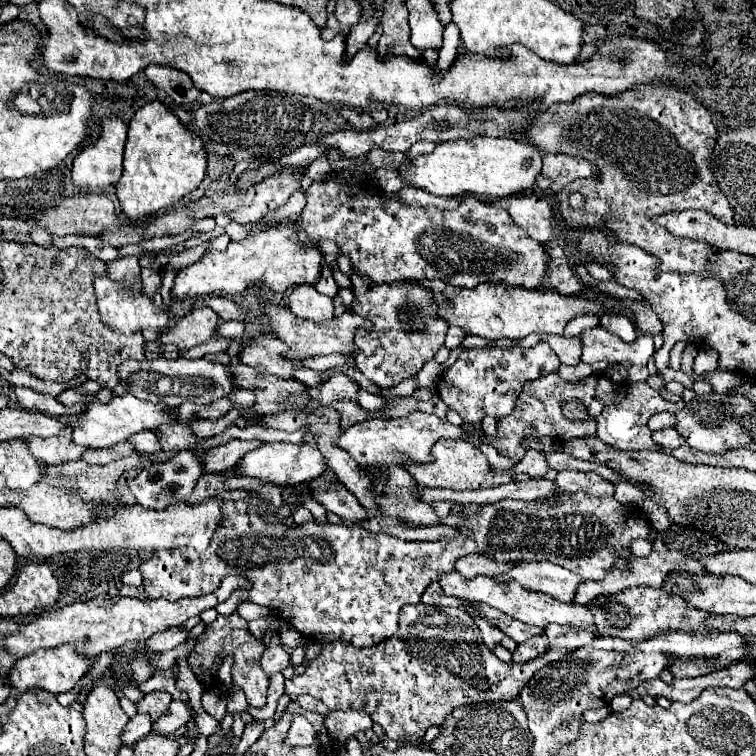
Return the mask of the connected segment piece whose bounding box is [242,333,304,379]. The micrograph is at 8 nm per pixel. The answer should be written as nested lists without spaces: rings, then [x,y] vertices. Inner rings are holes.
[[[266,333],[266,335],[252,339],[244,347],[242,363],[254,367],[260,373],[272,373],[282,379],[294,379],[294,371],[302,369],[304,363],[286,359],[284,357],[286,351],[288,351],[288,347],[284,345],[284,341]]]

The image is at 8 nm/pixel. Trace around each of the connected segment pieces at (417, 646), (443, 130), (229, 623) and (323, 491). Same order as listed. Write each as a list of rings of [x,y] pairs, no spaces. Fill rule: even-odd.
[[[424,603],[416,605],[404,605],[400,609],[400,623],[398,633],[394,633],[388,641],[382,641],[380,645],[360,649],[342,641],[324,643],[320,653],[308,663],[306,671],[302,675],[294,675],[292,679],[286,679],[286,693],[290,695],[312,695],[314,699],[322,701],[330,709],[360,709],[366,711],[374,723],[378,723],[384,733],[404,743],[410,739],[412,743],[422,743],[426,729],[432,725],[442,725],[444,719],[458,709],[460,705],[489,701],[512,701],[518,697],[522,685],[526,685],[540,667],[562,659],[564,655],[572,653],[578,647],[588,645],[594,639],[592,631],[574,631],[568,625],[548,625],[548,653],[544,657],[538,657],[536,661],[528,661],[524,665],[518,663],[502,663],[484,643],[480,629],[476,627],[474,619],[456,607],[430,607]]]
[[[640,85],[620,95],[586,93],[572,103],[552,105],[544,113],[538,103],[520,109],[462,109],[444,103],[436,109],[426,109],[410,121],[376,127],[374,131],[336,131],[322,141],[326,151],[338,149],[344,157],[358,157],[366,155],[372,147],[406,153],[410,145],[418,141],[442,143],[472,139],[476,135],[504,137],[508,131],[526,131],[530,143],[540,151],[564,151],[568,155],[590,159],[598,167],[598,177],[572,181],[556,193],[560,215],[568,225],[574,229],[604,229],[616,241],[652,253],[652,257],[660,261],[660,271],[702,273],[706,277],[712,273],[708,253],[720,253],[720,249],[704,241],[674,237],[670,231],[654,231],[652,223],[654,217],[666,211],[704,209],[726,225],[736,225],[734,211],[716,189],[716,180],[710,169],[710,153],[718,131],[712,123],[710,111],[686,91]],[[572,191],[580,191],[586,197],[584,209],[570,209],[568,193]]]
[[[236,613],[224,617],[224,615],[218,615],[218,619],[214,623],[210,623],[206,627],[206,631],[200,635],[198,639],[198,645],[196,645],[196,651],[192,653],[190,657],[190,663],[192,663],[192,671],[194,673],[200,673],[200,671],[208,671],[212,665],[206,665],[212,663],[218,655],[234,655],[234,667],[232,667],[232,687],[238,687],[238,689],[244,689],[246,693],[246,699],[252,707],[262,707],[266,703],[266,689],[268,689],[268,675],[262,673],[260,669],[260,657],[264,653],[264,645],[262,641],[254,639],[254,635],[248,631],[248,621],[244,621],[242,617],[238,617]]]
[[[326,471],[320,479],[314,479],[310,485],[316,489],[316,501],[326,507],[326,511],[342,517],[344,523],[358,525],[368,519],[364,507],[356,501],[356,497],[348,489],[340,489],[340,485],[324,485],[324,481],[332,481],[332,473]]]

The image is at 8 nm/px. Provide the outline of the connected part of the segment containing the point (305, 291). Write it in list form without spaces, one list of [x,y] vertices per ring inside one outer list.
[[[312,285],[294,287],[288,297],[288,305],[294,315],[314,323],[326,323],[334,317],[332,299],[318,293]]]

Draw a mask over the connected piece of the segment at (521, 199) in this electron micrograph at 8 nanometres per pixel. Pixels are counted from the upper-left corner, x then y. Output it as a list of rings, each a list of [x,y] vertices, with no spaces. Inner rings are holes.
[[[512,195],[494,201],[494,205],[504,207],[512,223],[518,225],[528,233],[528,237],[546,243],[554,239],[556,227],[554,227],[554,215],[552,215],[552,205],[546,199],[538,197],[528,197],[528,195]]]

